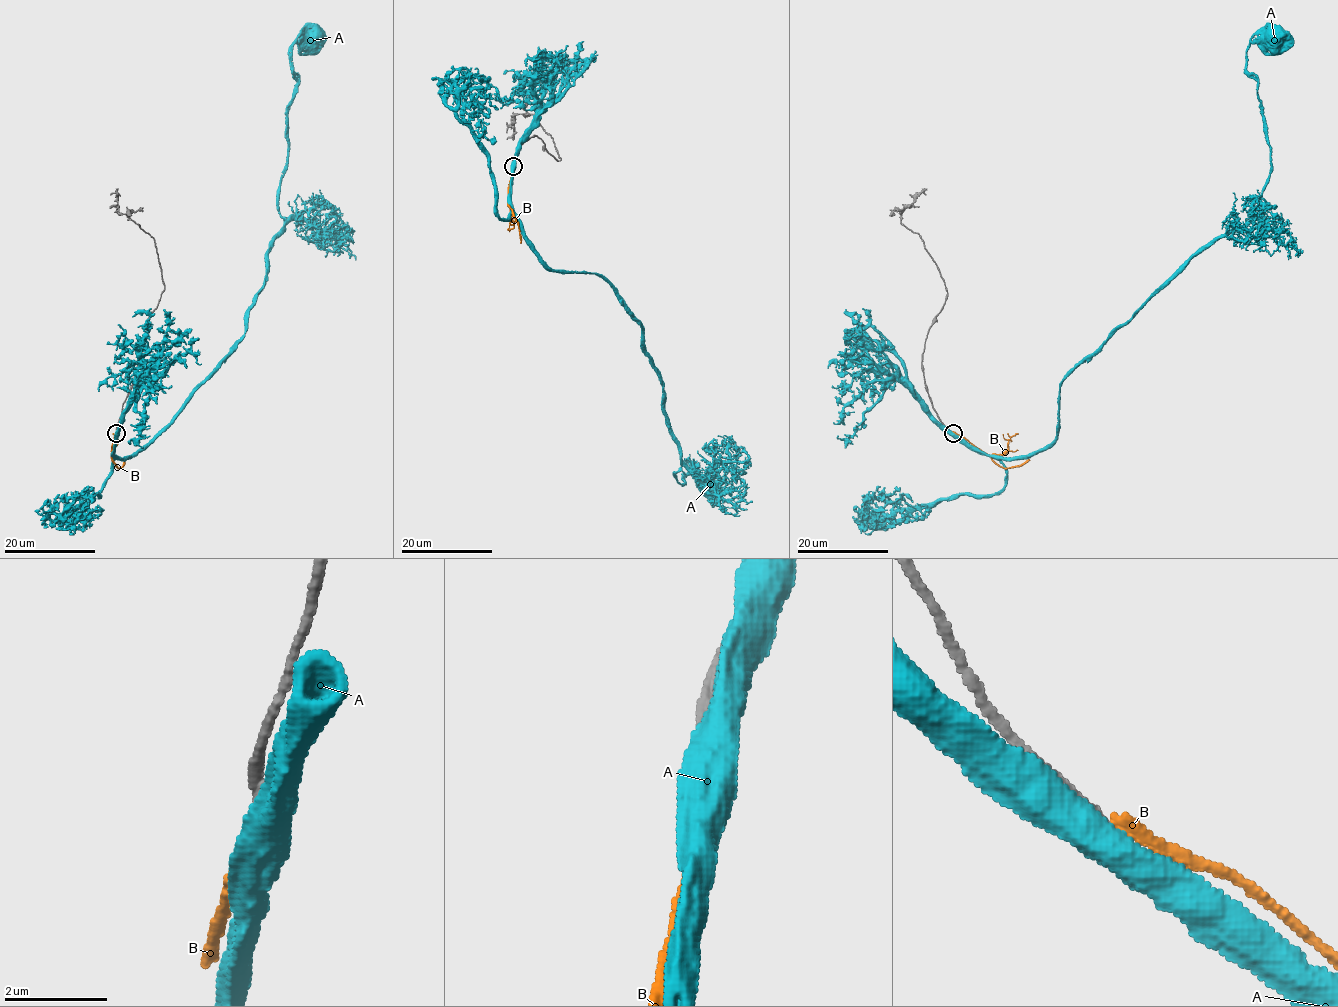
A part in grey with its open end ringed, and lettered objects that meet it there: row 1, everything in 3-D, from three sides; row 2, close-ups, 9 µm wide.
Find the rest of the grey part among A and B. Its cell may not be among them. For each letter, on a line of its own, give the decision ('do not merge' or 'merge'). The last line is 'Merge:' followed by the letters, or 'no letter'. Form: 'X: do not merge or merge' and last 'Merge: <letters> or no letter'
A: do not merge
B: do not merge
Merge: no letter

